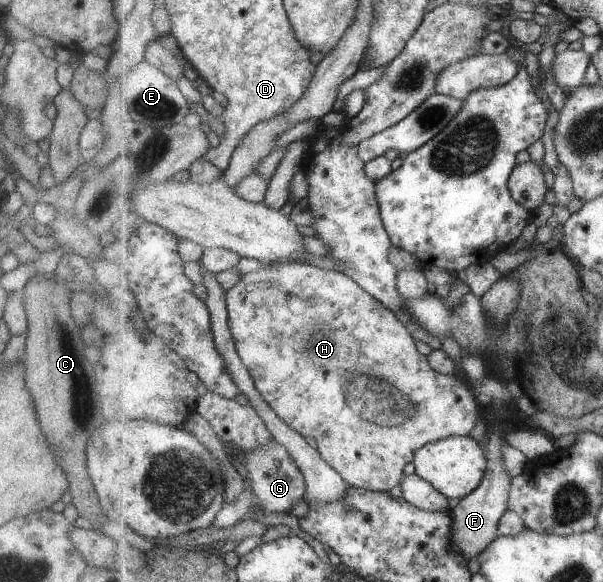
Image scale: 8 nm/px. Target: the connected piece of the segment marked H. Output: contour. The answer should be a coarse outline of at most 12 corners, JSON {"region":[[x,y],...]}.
{"region":[[343,272],[227,292],[257,391],[389,492],[484,417]]}

